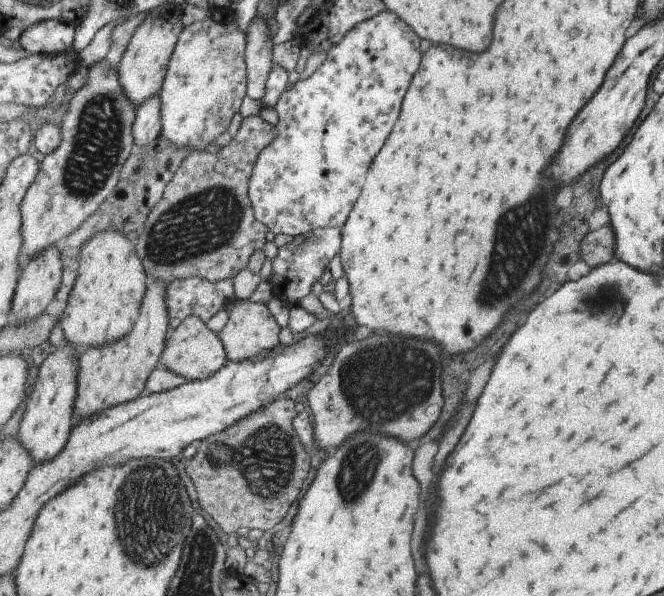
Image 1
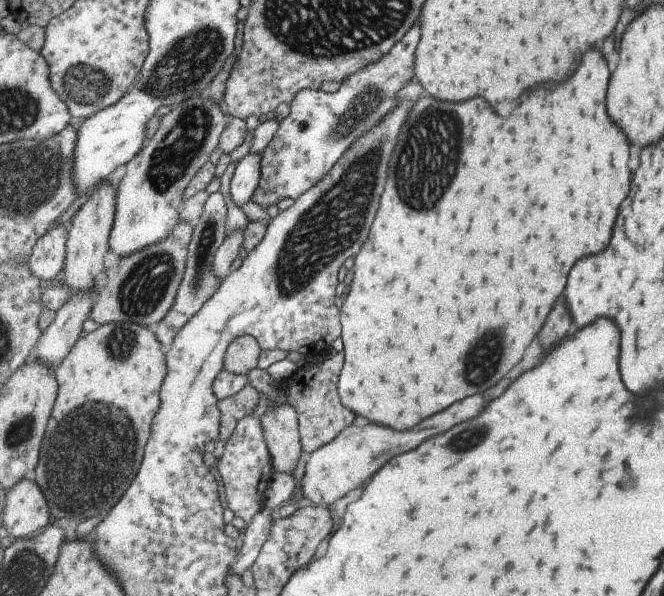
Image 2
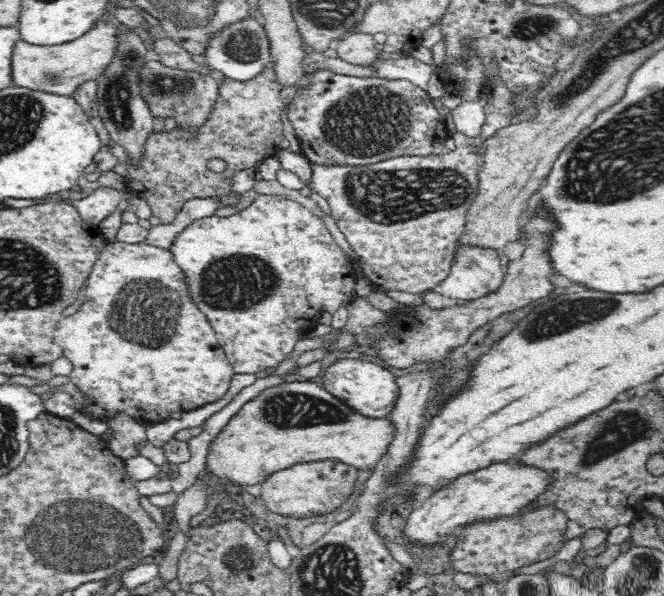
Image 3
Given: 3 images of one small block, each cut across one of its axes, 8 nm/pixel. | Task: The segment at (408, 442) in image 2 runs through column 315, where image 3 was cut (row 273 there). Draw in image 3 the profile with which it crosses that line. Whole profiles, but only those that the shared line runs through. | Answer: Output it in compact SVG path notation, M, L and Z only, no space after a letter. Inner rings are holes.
M460 248L455 253L448 278L431 289L446 300L466 302L481 299L496 292L505 277L497 251L480 248Z

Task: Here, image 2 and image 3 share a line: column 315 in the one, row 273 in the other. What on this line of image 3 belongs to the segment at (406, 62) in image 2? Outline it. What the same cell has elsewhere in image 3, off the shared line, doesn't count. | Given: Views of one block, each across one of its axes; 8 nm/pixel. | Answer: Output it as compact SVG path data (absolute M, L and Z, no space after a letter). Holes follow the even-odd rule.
M120 241L109 242L91 268L87 279L88 282L86 282L83 292L86 298L85 302L76 313L63 316L62 320L58 321L58 326L53 334L53 339L62 347L63 358L71 361L73 365L73 369L69 373L69 385L75 385L79 390L83 399L82 402L78 402L80 405L79 410L82 410L81 412L84 415L102 421L104 416L108 416L109 420L118 410L123 410L142 423L150 425L166 421L174 412L185 412L205 404L210 404L210 402L214 402L226 394L232 377L235 374L233 365L227 359L225 350L218 342L216 333L207 316L197 307L193 297L189 295L189 286L186 282L185 272L174 260L172 251L145 243L126 244Z

